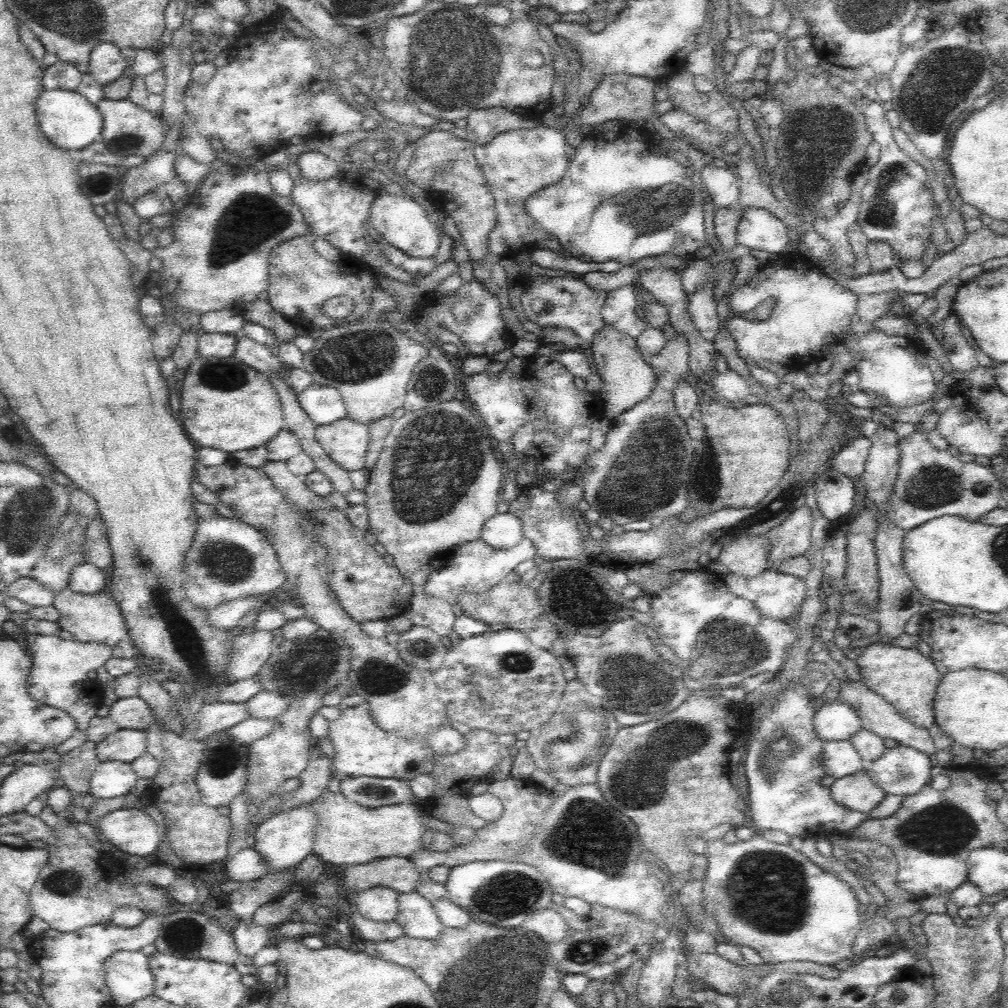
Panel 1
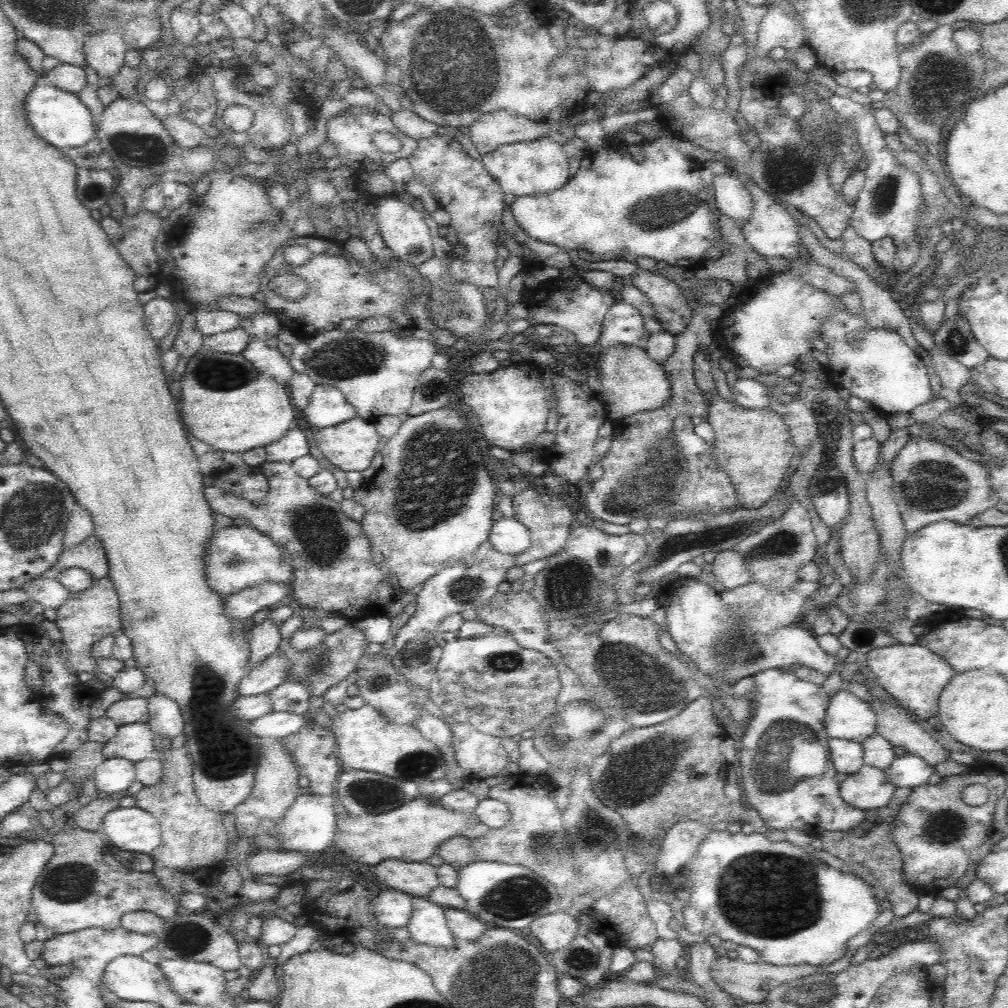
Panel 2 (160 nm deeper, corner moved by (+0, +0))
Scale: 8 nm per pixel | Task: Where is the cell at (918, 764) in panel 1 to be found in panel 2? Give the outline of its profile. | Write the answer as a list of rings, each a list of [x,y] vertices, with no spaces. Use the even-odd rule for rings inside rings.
[[[906,752],[902,756],[895,756],[884,773],[896,787],[914,789],[934,780],[940,771],[923,758]]]

